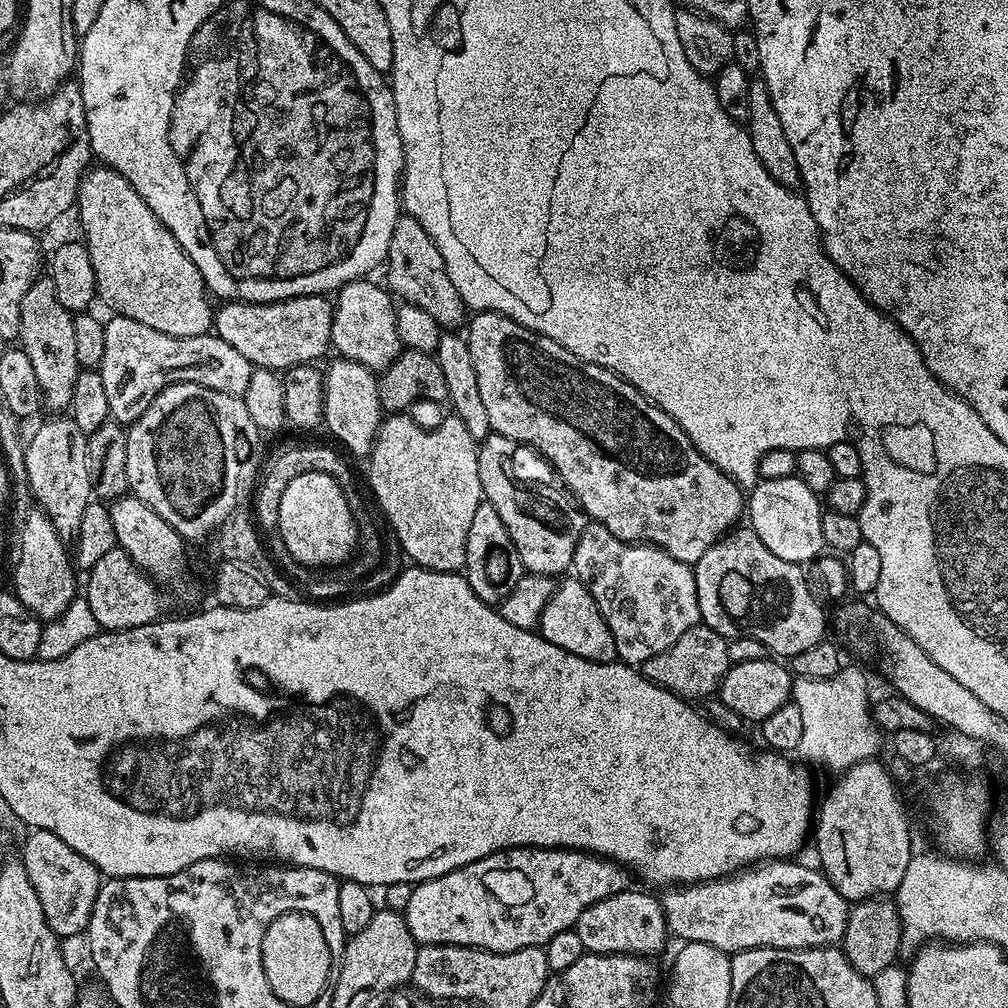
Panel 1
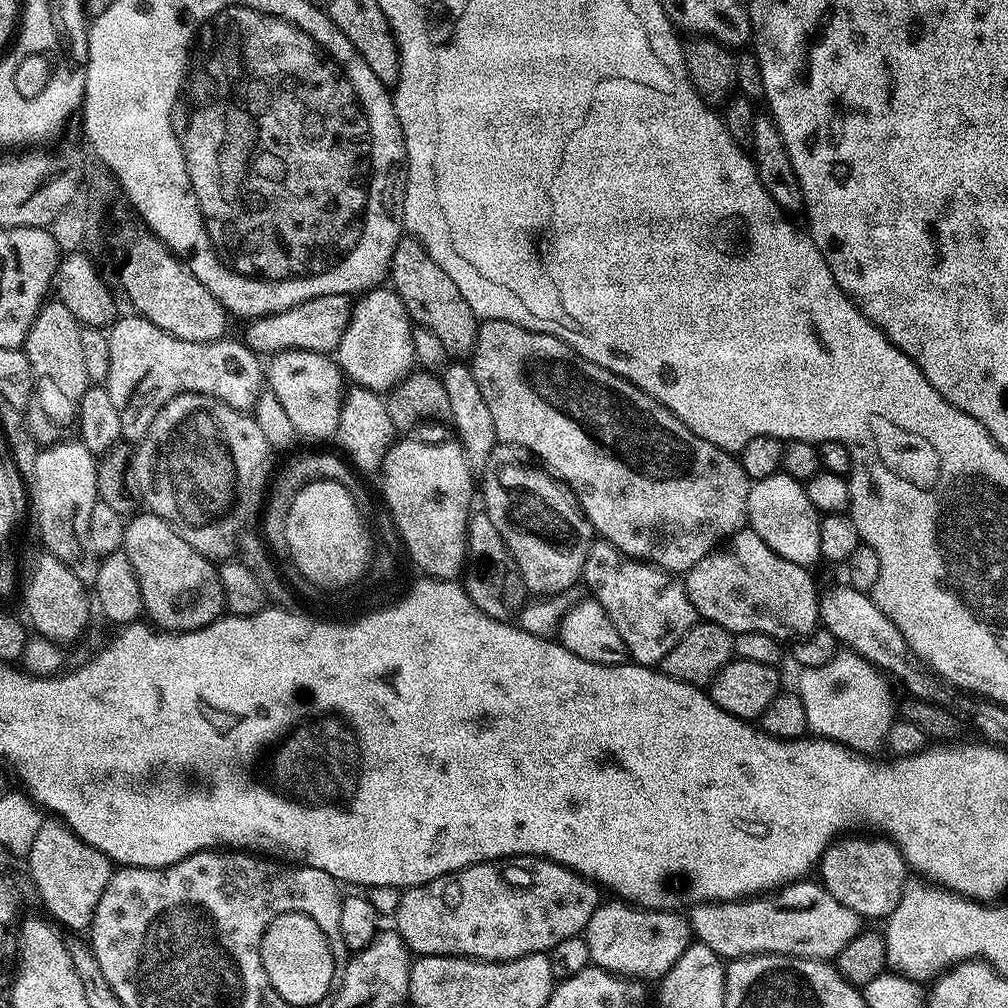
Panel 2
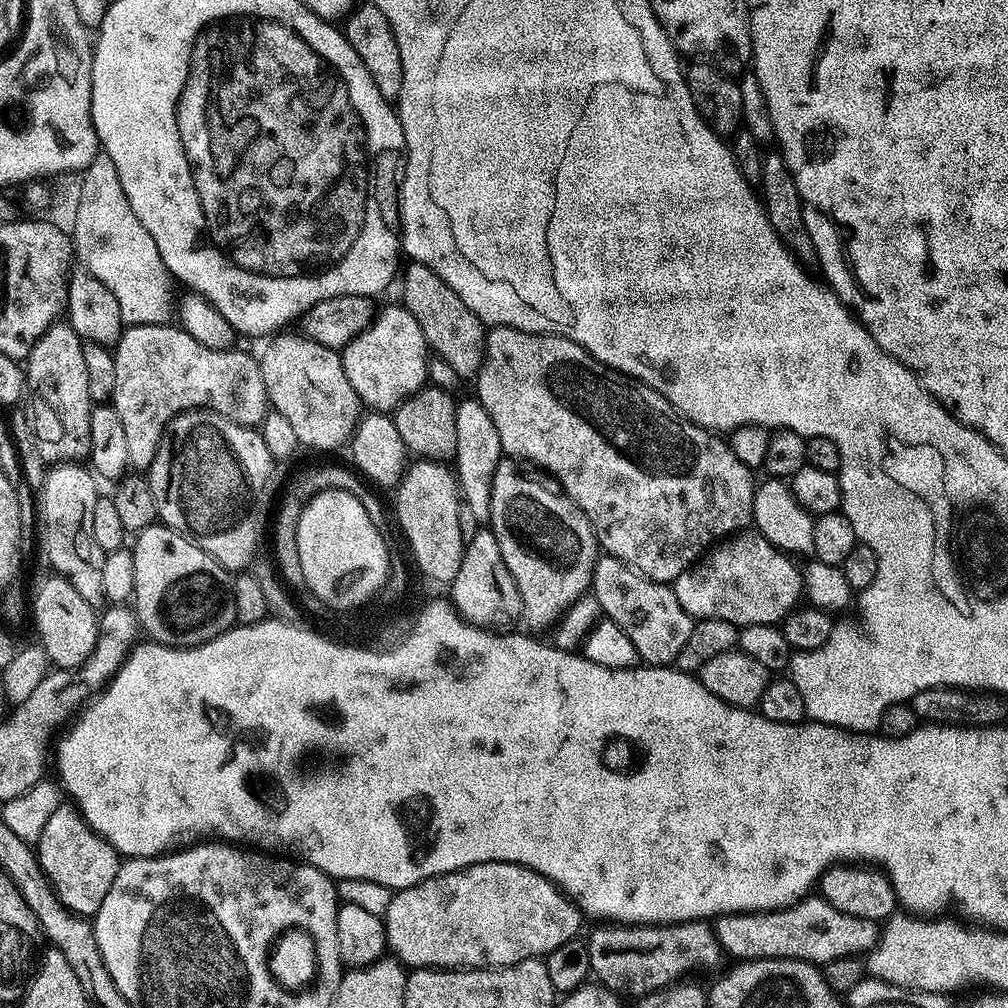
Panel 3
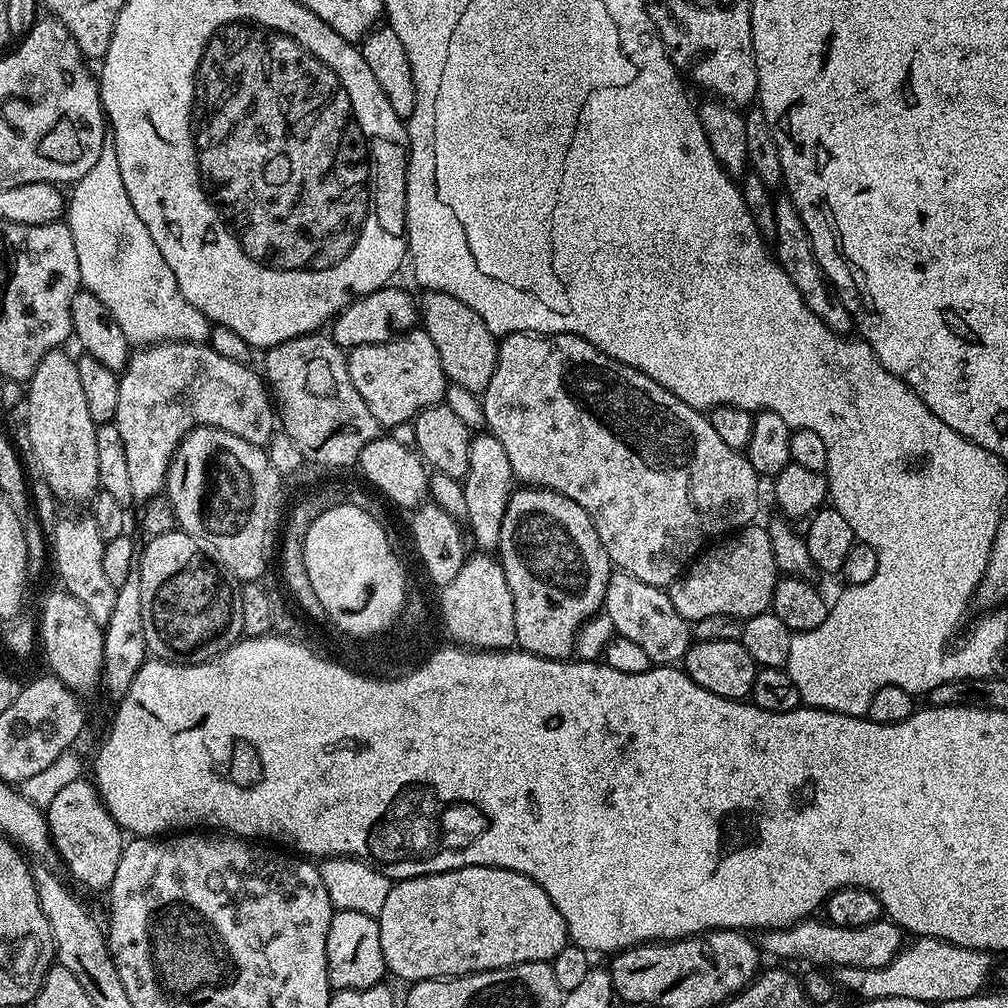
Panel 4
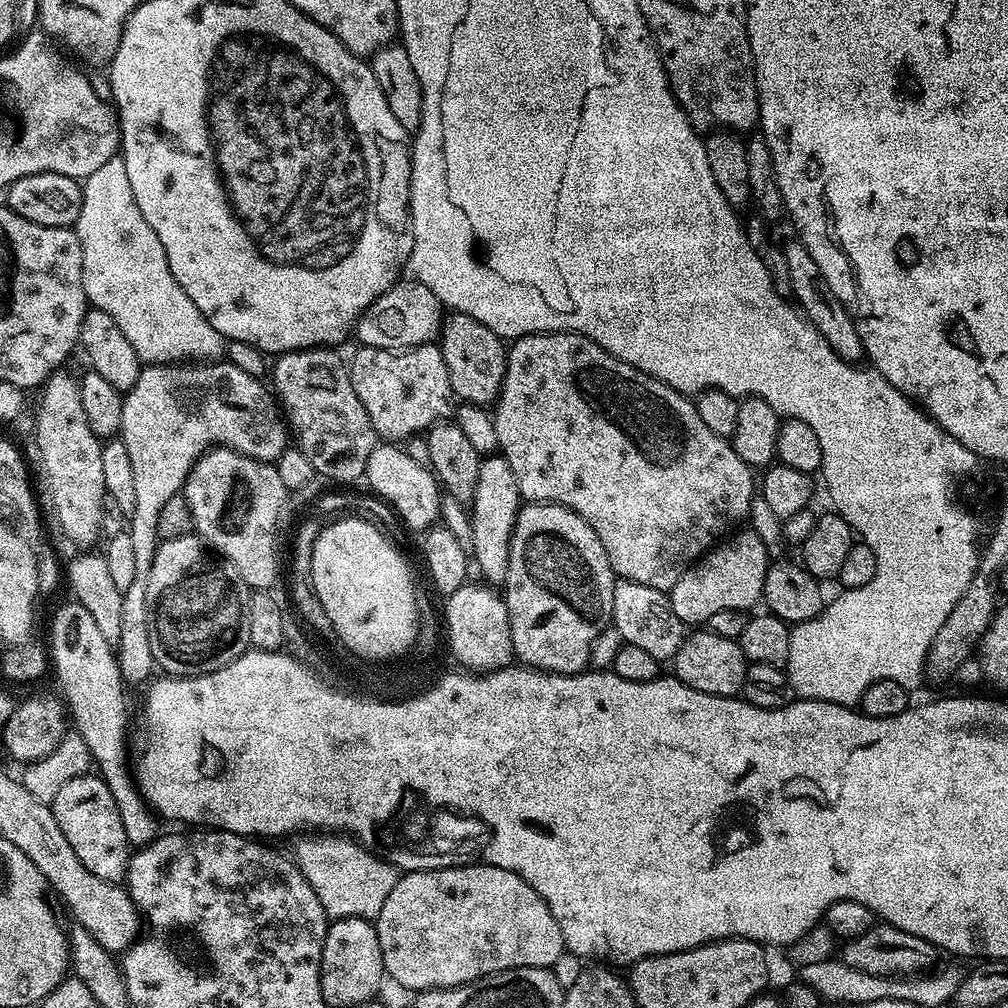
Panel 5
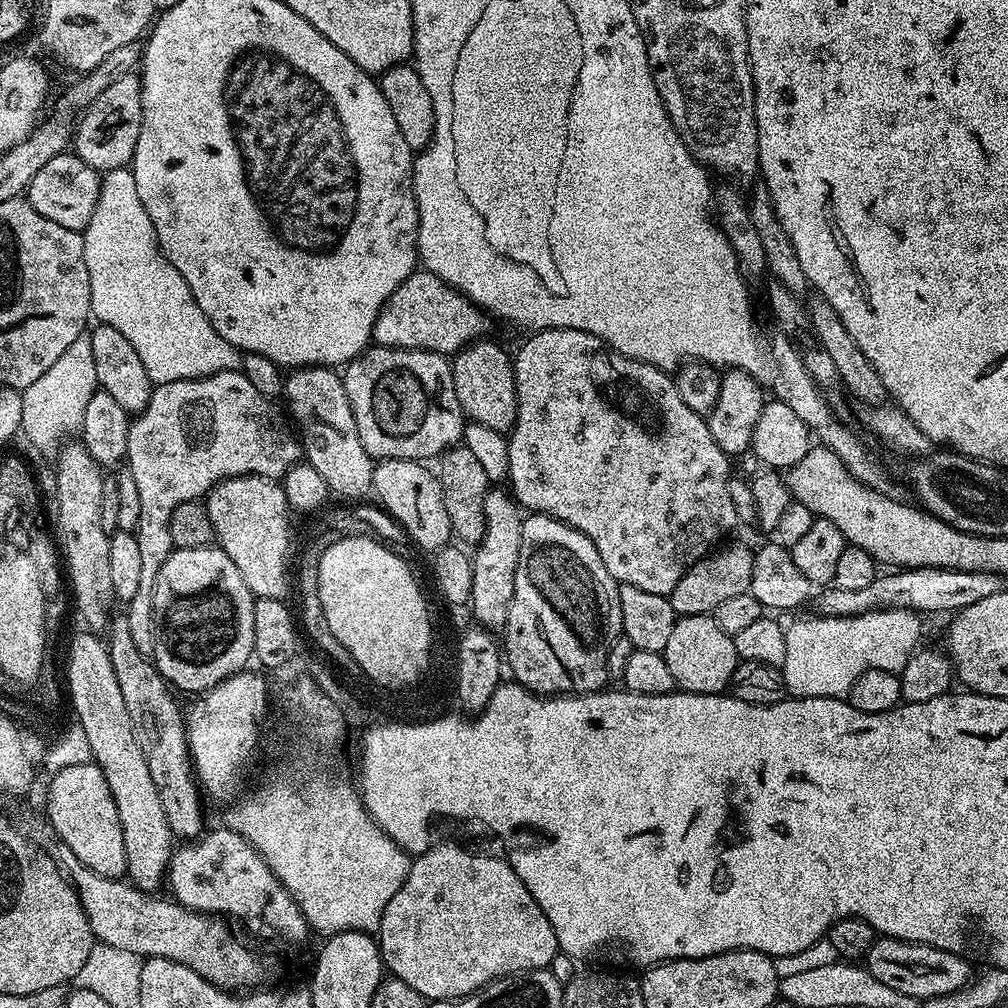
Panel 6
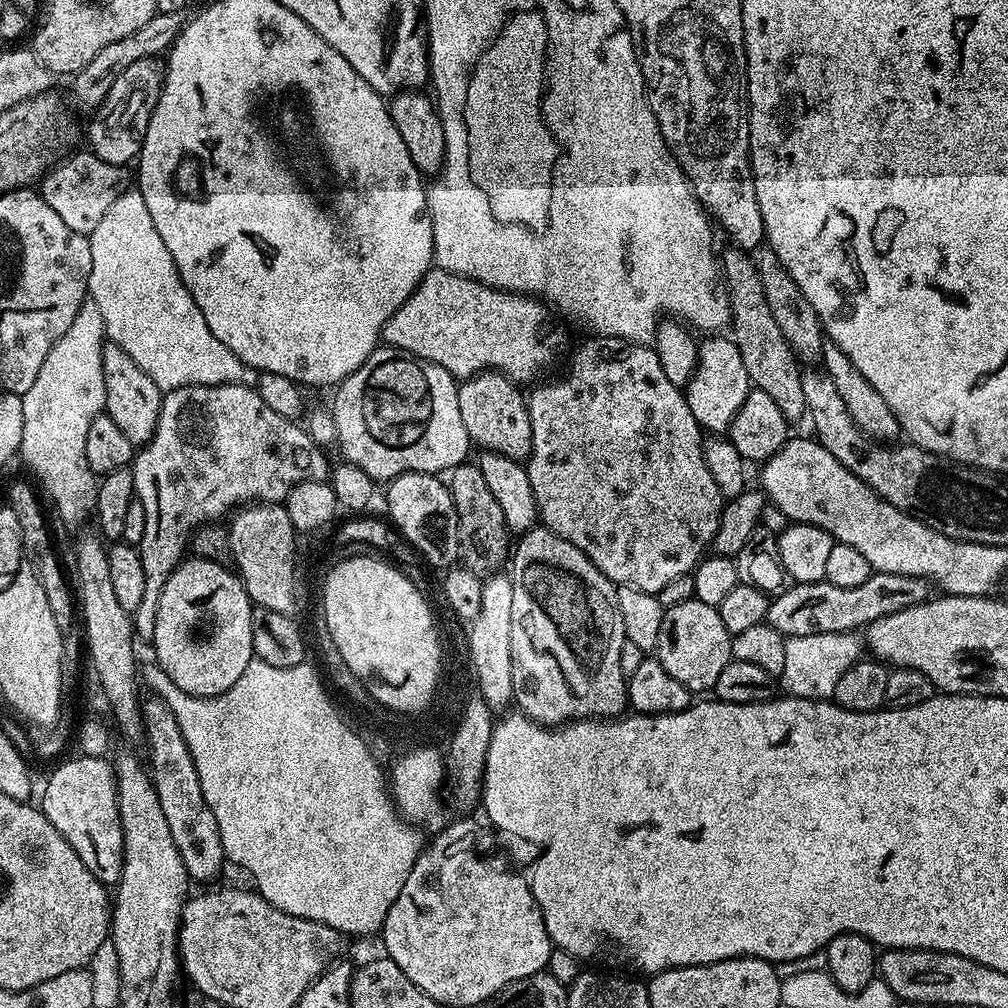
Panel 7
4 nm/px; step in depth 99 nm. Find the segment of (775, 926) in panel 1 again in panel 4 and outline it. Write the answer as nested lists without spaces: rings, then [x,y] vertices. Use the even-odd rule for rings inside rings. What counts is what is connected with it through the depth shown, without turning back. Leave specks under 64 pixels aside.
[[[809,918],[800,921],[799,924],[792,924],[788,928],[774,928],[763,933],[764,937],[759,937],[758,944],[765,953],[777,956],[777,961],[788,962],[784,960],[809,960],[812,966],[828,966],[832,964],[836,968],[845,968],[846,966],[858,966],[859,968],[881,968],[890,963],[893,958],[900,953],[900,949],[905,947],[906,933],[903,928],[892,923],[887,918],[881,918],[870,922],[866,926],[851,928],[850,926],[838,926],[831,922],[825,922],[823,919]]]

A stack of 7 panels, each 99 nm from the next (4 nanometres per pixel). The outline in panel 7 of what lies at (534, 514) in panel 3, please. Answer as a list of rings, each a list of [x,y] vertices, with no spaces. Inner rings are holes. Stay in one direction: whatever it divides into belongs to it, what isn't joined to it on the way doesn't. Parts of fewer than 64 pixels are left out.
[[[537,526],[531,528],[517,540],[520,541],[517,544],[515,541],[514,551],[510,556],[510,568],[512,564],[510,575],[514,586],[514,599],[510,614],[510,658],[512,659],[512,673],[514,674],[512,698],[515,707],[534,722],[545,726],[559,726],[574,720],[586,720],[589,718],[623,717],[629,707],[629,702],[628,682],[622,674],[622,662],[619,662],[625,639],[622,614],[618,614],[618,602],[616,601],[617,585],[608,580],[606,574],[602,574],[602,570],[598,570],[598,566],[594,566],[594,562],[590,562],[590,558],[586,558],[586,554],[582,554],[582,550],[578,550],[578,546],[566,542],[566,538],[554,534],[546,527]]]

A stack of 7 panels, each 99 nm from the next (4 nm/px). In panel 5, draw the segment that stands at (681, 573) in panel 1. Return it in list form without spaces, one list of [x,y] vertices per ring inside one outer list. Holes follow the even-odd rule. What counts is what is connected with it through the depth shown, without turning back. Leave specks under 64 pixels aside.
[[[617,579],[614,586],[611,627],[622,634],[626,644],[639,646],[661,662],[671,661],[678,654],[686,635],[686,626],[678,614],[674,614],[669,593],[654,590],[654,586],[642,586],[642,582],[621,579]]]

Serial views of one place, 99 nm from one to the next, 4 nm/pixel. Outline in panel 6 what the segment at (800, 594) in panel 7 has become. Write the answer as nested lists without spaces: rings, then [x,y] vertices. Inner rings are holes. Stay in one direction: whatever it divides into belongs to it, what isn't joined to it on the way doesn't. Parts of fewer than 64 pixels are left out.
[[[905,568],[903,570],[889,571],[889,576],[877,575],[870,586],[865,586],[863,590],[842,590],[835,586],[828,586],[824,592],[815,597],[815,611],[822,616],[857,616],[863,612],[878,612],[886,608],[907,608],[909,612],[925,614],[924,612],[948,612],[955,614],[961,608],[974,606],[974,602],[982,602],[982,598],[990,598],[990,594],[998,594],[1005,591],[1005,577],[993,572],[959,572],[949,568]]]

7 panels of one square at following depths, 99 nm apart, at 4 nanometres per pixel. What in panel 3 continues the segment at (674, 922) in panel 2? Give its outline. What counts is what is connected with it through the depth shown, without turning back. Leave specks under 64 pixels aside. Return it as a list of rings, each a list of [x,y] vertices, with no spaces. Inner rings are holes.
[[[691,920],[685,924],[623,924],[609,923],[607,926],[596,926],[586,943],[590,950],[590,966],[592,976],[603,987],[619,994],[621,997],[639,998],[648,996],[677,982],[683,981],[691,972],[708,972],[720,964],[720,959],[725,959],[726,953],[720,947],[715,931],[707,923]]]

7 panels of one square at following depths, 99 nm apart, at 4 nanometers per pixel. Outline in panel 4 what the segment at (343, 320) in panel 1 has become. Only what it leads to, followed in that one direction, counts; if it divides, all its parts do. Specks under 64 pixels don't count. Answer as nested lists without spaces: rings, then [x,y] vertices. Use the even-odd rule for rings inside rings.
[[[409,330],[384,344],[358,346],[347,353],[347,361],[355,389],[380,426],[407,425],[423,408],[434,406],[444,399],[446,377],[442,358],[438,358],[438,346],[430,342],[430,334],[423,330]]]

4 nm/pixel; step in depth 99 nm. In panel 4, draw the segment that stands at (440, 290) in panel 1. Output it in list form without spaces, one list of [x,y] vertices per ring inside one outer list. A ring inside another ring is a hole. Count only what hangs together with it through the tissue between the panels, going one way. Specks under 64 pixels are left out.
[[[428,290],[423,295],[424,297],[419,297],[418,300],[418,316],[422,321],[422,330],[430,334],[430,342],[438,346],[438,358],[442,358],[445,377],[451,383],[466,386],[466,390],[483,393],[490,378],[494,378],[494,366],[498,362],[498,337],[490,330],[490,326],[486,326],[486,322],[482,322],[482,318],[478,318],[478,314],[474,314],[474,310],[470,310],[470,306],[466,306],[466,302],[454,298],[454,294]]]

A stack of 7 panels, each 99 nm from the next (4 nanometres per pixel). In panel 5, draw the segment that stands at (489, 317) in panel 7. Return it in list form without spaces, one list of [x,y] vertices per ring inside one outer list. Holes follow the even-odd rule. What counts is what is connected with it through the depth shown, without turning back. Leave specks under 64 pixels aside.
[[[414,278],[401,279],[393,288],[386,290],[374,301],[370,307],[360,316],[354,329],[355,339],[360,339],[359,343],[366,348],[385,348],[387,352],[399,352],[410,348],[417,348],[423,344],[433,343],[439,337],[442,321],[445,319],[446,312],[440,300],[434,298],[426,286],[422,286]]]

